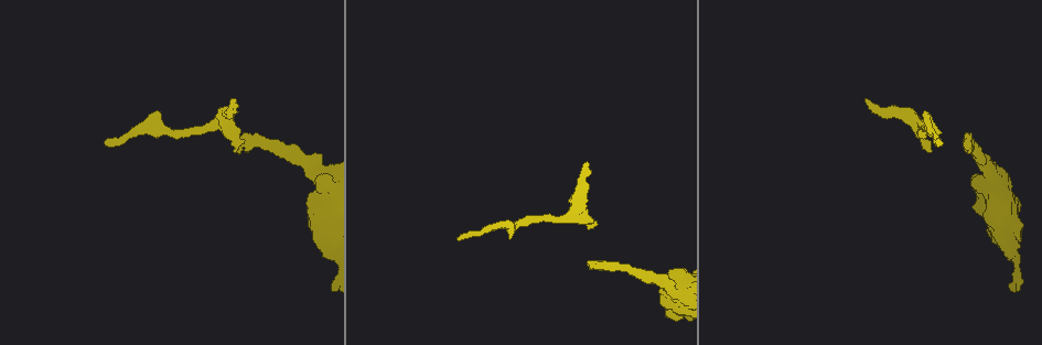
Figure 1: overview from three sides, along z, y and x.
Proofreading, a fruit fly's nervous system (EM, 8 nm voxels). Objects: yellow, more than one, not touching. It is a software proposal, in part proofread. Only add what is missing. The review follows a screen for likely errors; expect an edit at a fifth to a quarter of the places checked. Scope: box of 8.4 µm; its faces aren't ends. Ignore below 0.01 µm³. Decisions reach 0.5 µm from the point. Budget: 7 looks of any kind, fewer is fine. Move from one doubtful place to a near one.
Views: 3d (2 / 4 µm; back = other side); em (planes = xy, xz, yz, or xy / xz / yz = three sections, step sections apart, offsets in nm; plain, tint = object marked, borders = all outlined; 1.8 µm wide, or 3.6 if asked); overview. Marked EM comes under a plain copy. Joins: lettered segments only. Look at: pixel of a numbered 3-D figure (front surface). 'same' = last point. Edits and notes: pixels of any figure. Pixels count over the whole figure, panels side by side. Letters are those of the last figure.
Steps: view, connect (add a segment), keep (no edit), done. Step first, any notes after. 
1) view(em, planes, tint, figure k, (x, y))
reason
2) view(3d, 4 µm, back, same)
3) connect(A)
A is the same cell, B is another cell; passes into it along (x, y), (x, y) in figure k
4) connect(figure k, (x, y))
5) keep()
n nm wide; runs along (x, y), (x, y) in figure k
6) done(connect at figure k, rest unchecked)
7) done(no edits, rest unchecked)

view(em, planes, borders, figure 1, (589, 163))
branch stops here

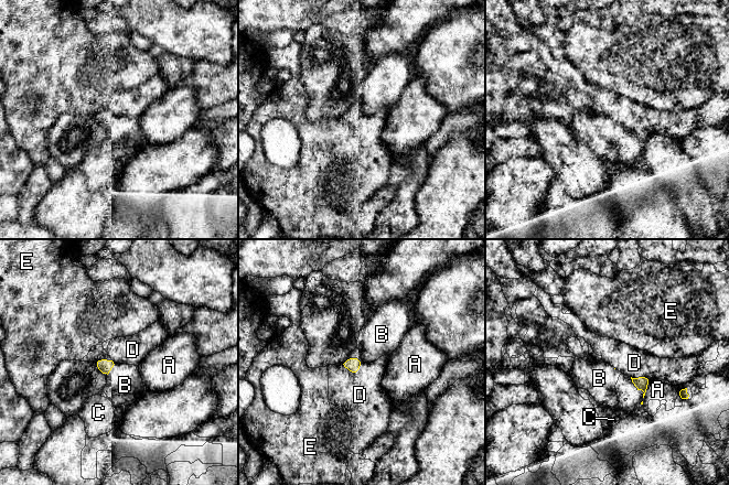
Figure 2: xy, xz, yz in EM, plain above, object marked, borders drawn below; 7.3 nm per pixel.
connect(D)
D is the same cell, A, B, C and E are other cells; the cell continues

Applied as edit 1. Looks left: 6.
view(overview)

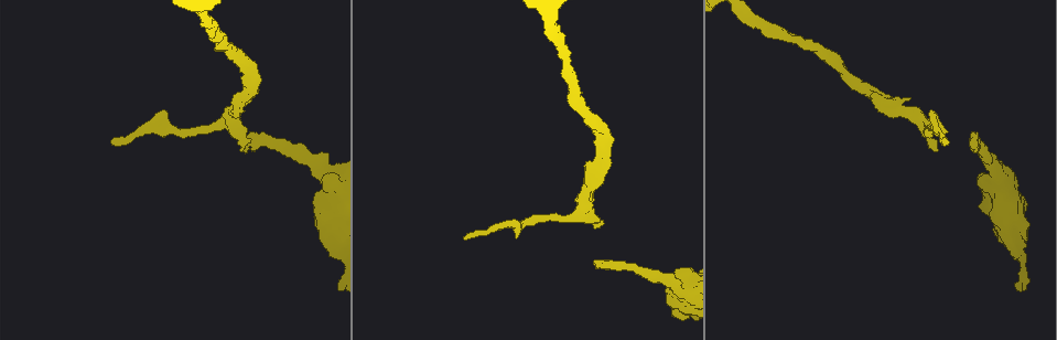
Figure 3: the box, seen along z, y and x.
view(em, planes, borders, figure 3, (974, 150))
branch stops here

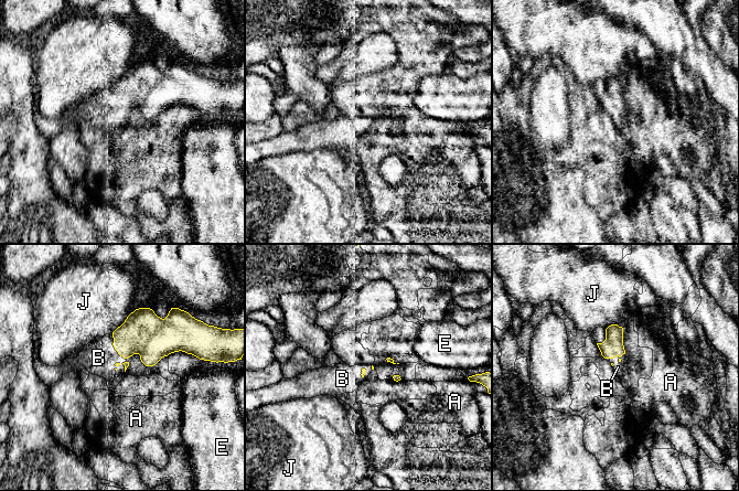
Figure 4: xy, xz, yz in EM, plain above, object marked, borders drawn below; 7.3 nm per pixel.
connect(B)
B touches over 220 nm; B is the same cell, A, E and J are other cells; it goes on there

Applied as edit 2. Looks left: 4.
view(overview)

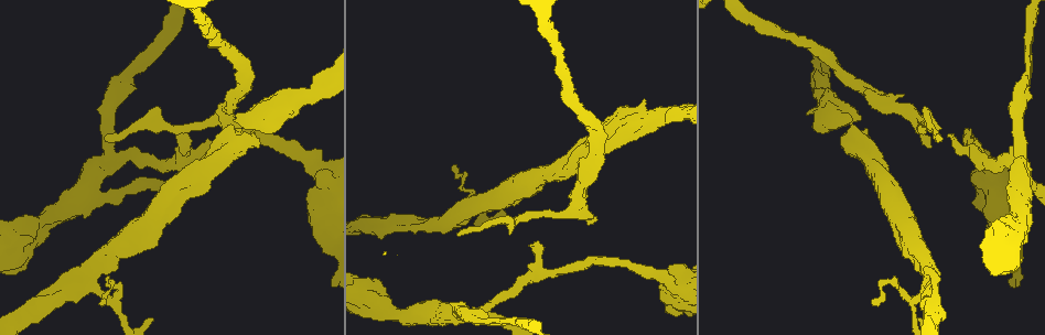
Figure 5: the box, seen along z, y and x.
view(em, xy, step 8, borders, figure 5, (918, 318))
branch stops here

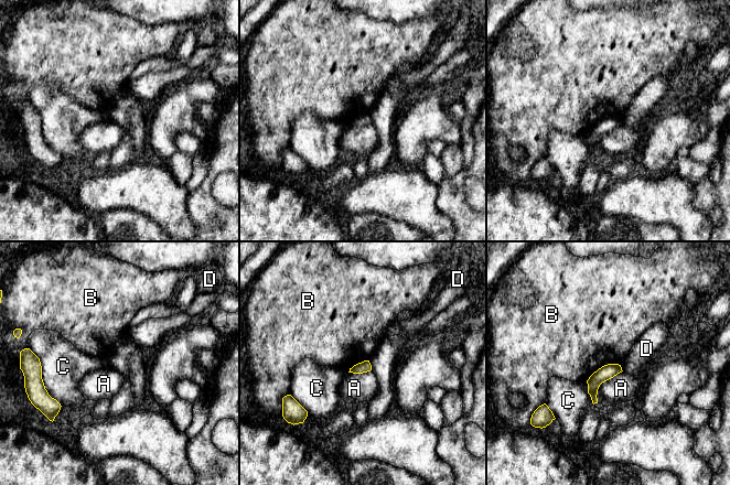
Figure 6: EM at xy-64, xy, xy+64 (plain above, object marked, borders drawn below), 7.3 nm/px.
view(em, planes, borders, same)
cut it another way

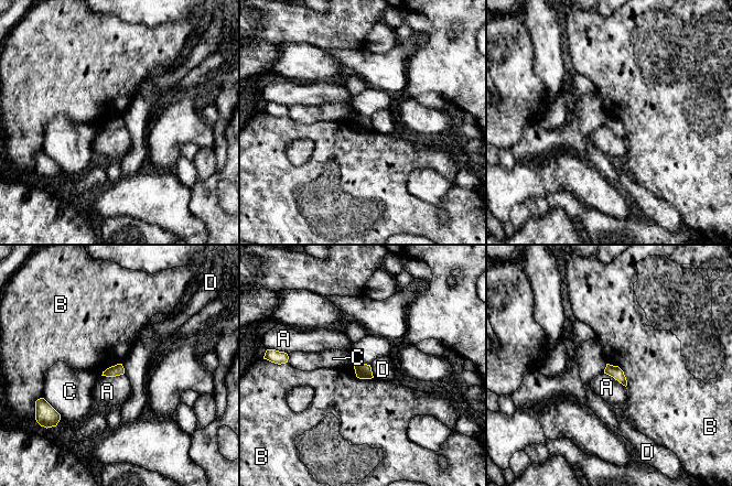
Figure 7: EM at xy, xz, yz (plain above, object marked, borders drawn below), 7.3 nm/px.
keep()
B touches over 220 nm; A, B, C and D are other cells; border along (606, 363), (623, 371), (626, 386) in figure 7; none of them fits

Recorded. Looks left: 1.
done(connect at figure 2, connect at figure 4, rest unchecked)

